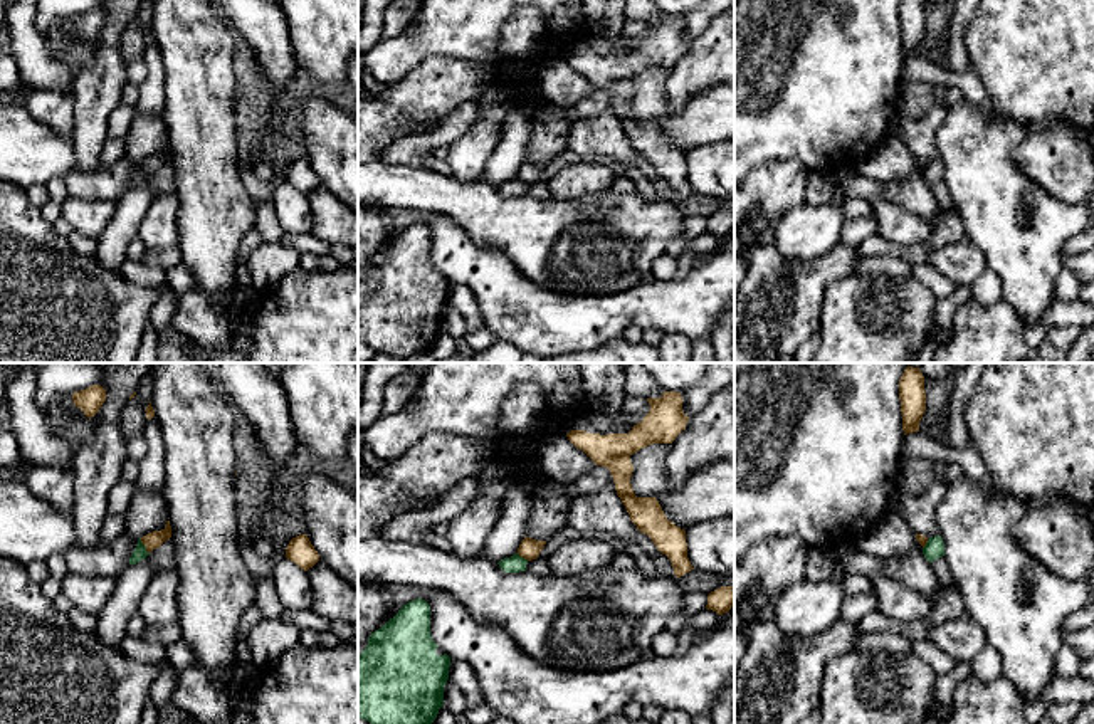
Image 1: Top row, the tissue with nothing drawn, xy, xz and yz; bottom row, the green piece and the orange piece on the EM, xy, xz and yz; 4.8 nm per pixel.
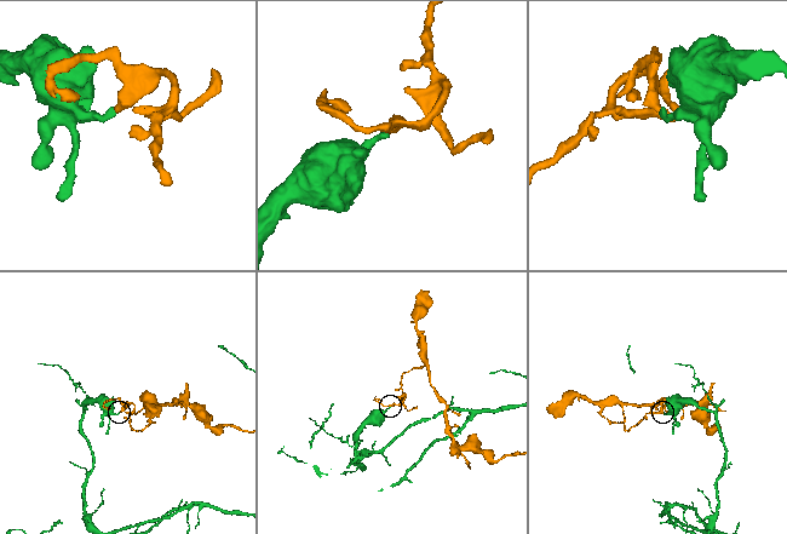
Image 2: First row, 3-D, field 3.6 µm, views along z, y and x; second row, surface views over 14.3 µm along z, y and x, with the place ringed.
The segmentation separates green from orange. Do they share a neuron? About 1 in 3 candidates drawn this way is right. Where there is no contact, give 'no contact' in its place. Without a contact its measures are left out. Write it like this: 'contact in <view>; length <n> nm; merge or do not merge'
contact in xy; length 80 nm; do not merge

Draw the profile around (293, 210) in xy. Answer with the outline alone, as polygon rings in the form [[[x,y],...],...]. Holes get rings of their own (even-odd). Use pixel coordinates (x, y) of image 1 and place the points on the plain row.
[[[282,181],[274,188],[272,205],[276,218],[287,233],[311,233],[313,212],[309,200],[296,186]]]

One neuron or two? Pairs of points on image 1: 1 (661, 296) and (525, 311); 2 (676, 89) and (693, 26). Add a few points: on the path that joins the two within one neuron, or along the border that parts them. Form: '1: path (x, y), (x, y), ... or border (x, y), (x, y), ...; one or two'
1: path (627, 308), (620, 311), (558, 311); one
2: border (716, 17), (689, 41); two

